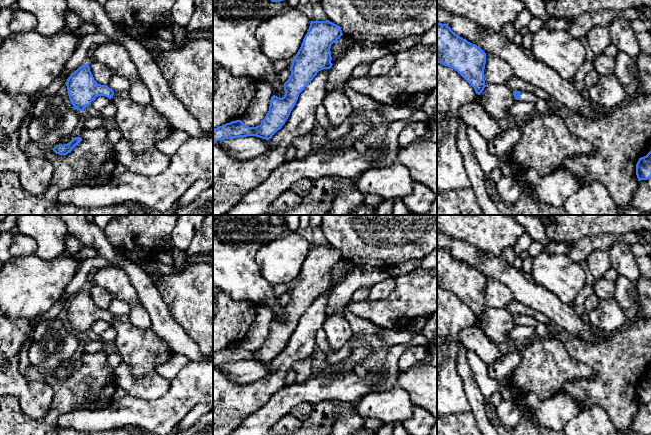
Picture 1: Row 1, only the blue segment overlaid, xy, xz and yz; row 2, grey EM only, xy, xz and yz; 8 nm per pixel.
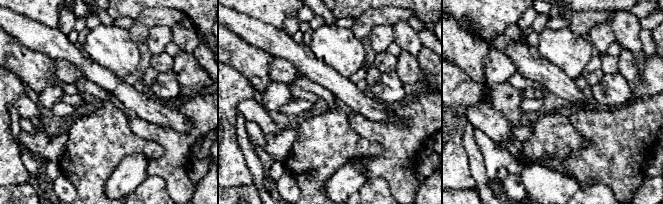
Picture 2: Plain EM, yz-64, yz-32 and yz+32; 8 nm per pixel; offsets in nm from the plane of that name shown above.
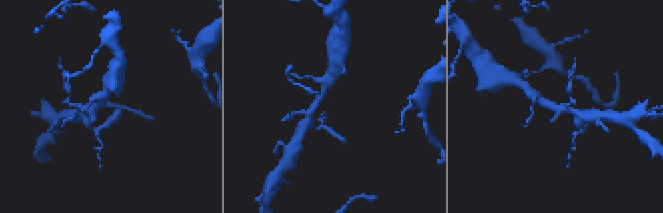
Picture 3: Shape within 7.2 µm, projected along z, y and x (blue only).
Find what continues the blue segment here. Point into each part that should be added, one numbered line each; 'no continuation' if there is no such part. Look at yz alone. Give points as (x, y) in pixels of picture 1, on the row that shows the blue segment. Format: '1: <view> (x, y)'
1: yz (528, 96)

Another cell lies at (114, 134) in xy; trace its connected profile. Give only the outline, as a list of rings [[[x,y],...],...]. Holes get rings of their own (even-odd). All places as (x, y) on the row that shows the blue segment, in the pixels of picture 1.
[[[111,124],[107,131],[107,137],[109,142],[115,146],[119,140],[123,137],[121,131],[113,124]]]

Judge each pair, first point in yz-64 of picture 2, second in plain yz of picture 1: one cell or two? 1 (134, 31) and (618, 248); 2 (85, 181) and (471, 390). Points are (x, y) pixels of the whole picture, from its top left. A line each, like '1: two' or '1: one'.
1: two
2: one

